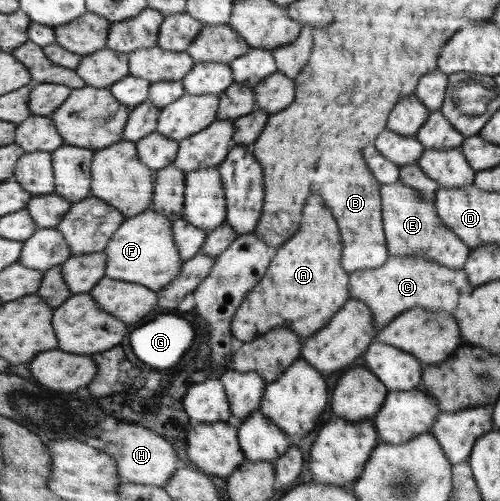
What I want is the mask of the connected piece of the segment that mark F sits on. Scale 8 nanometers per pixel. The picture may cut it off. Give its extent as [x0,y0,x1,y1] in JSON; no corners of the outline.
[103,209,183,292]

